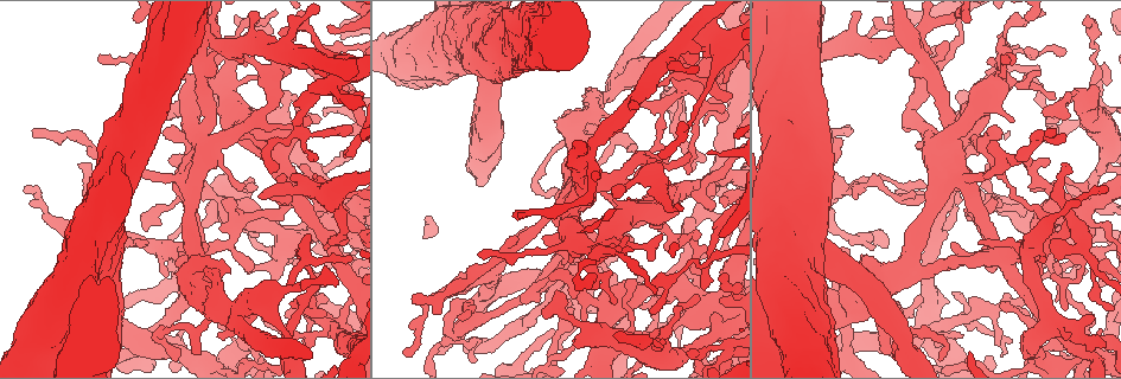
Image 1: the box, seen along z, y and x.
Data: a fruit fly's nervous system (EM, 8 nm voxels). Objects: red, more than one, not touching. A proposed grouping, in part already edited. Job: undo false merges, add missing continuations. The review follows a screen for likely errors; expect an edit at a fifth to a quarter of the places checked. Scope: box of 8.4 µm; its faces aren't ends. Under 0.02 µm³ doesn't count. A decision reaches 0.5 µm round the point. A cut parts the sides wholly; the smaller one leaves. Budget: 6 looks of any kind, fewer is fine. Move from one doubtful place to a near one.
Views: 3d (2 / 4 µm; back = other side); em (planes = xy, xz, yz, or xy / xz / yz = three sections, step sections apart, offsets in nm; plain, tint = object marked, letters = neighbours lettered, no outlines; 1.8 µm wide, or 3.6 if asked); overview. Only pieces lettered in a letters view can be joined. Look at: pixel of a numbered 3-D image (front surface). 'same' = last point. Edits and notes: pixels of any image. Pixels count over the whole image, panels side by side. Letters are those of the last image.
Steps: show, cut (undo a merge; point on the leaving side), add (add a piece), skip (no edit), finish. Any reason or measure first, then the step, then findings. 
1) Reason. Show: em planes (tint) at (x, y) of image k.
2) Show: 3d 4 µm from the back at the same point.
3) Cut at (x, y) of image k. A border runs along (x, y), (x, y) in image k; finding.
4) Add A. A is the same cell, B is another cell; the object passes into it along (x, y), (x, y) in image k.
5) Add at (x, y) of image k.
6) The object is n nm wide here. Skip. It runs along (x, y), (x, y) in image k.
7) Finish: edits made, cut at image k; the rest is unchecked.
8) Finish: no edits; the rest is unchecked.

Free end. Show: em xz step 4 (letters) at (1104, 344) of image 1.

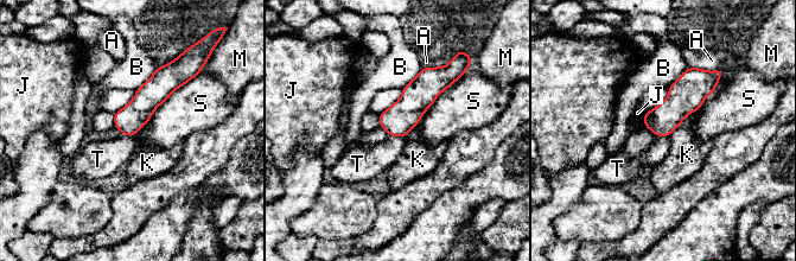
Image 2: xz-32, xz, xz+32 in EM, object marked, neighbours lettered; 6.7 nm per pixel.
Skip. A, B, J, K, M, S and T are other cells; a border runs along (389, 134), (403, 138) in image 2; none of them fits.

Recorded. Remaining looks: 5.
Branch stops here. Show: em planes (plain) at (697, 297) of image 1.

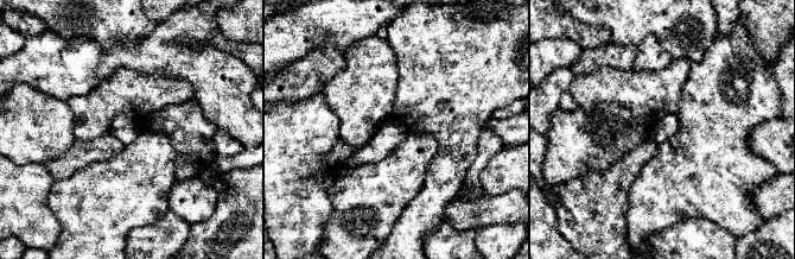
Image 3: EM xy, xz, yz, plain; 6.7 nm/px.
Show: em planes (tint) at the same point.

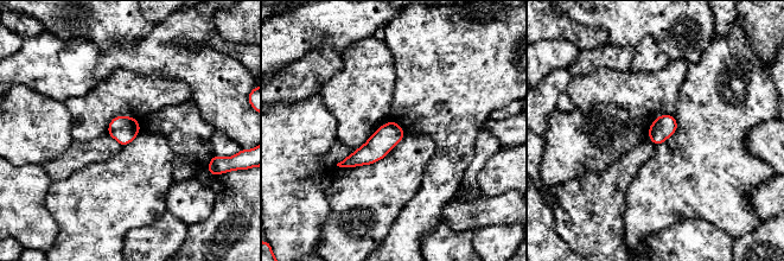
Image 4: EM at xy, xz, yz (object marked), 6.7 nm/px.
What lies round it. Show: em planes (letters) at the same point.

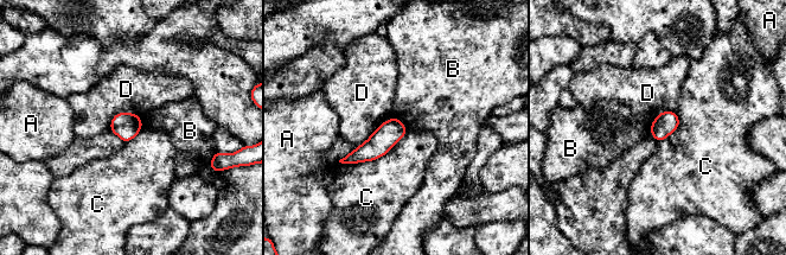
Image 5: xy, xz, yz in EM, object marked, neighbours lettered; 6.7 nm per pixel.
The object is 160 nm wide here; the longest contact is with C, 500 nm. Skip. A, B, C and D are other cells; none of them fits.

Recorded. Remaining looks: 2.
Branch stops here. Show: em planes (letters) at (875, 246) of image 1.

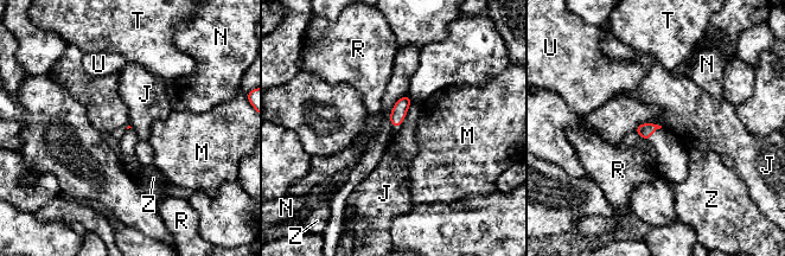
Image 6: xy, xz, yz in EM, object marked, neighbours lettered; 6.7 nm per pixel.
Skip. J, M, N, R, T, U and Z are other cells; a border runs along (412, 103), (400, 125) in image 6; no lettered piece goes on from it.

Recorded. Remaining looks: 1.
Finish: no edits; the rest is unchecked.

